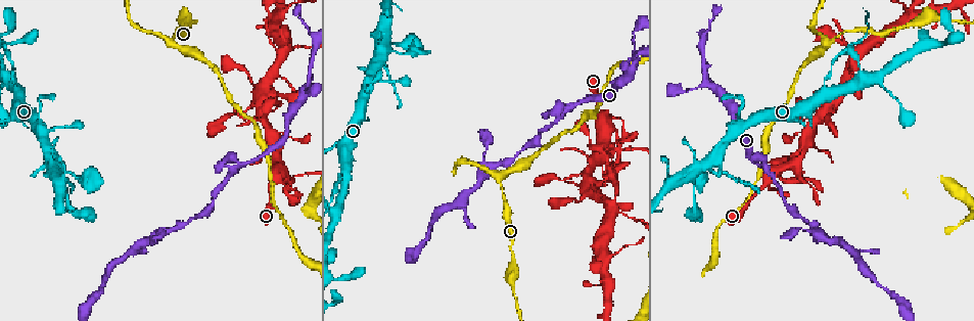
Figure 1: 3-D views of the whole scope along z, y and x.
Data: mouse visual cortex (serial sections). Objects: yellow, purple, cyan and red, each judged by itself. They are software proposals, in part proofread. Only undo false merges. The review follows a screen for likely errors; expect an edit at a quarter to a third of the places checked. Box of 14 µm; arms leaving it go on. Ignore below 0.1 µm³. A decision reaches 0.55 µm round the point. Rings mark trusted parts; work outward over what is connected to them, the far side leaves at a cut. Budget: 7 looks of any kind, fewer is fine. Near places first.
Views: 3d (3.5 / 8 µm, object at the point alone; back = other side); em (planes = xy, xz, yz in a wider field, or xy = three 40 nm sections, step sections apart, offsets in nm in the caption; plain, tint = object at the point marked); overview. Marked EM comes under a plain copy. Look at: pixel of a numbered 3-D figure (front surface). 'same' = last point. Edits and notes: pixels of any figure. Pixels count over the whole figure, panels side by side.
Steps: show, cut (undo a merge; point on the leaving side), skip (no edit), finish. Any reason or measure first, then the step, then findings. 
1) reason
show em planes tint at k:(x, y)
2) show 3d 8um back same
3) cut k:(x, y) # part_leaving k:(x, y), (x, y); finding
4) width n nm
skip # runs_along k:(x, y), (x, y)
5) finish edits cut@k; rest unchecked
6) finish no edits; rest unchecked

arms part here
show 3d 3.5um at 1:(241, 166)

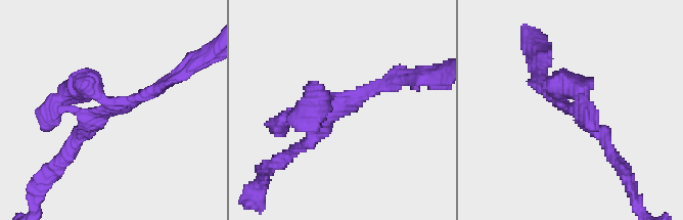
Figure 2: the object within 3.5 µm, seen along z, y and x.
arms 3; arm_widths 200, 200, 400 nm; shape alone is not enough
show em xy step 5 tint at 2:(117, 108)

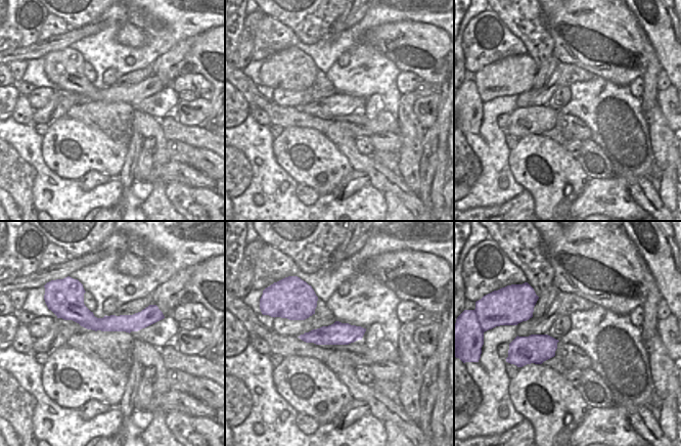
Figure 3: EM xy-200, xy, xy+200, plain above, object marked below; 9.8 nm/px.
skip # runs_along 3:(65, 315), (94, 323), (156, 317); continuous, no second cell

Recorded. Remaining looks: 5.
calibre changes
show 3d 8um at 1:(625, 214)

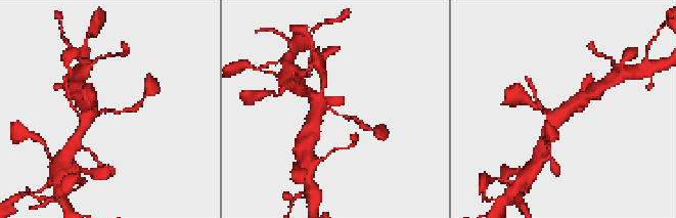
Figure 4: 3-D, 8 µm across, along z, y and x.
show 3d 3.5um back at 4:(107, 111)

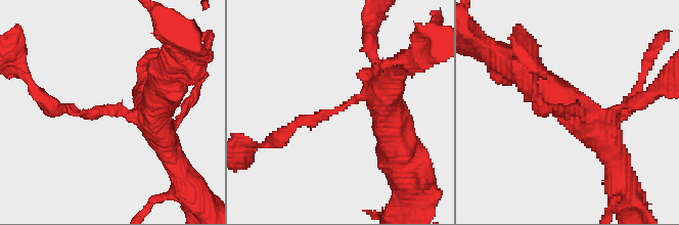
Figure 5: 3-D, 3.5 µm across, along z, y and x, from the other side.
skip # runs_along 5:(390, 79), (280, 137); one cell here

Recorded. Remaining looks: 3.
show 3d 3.5um at 1:(804, 179)

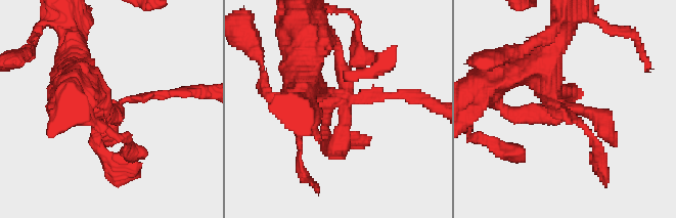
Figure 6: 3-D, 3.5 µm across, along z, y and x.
show em xy step 1 tint at 6:(346, 103)

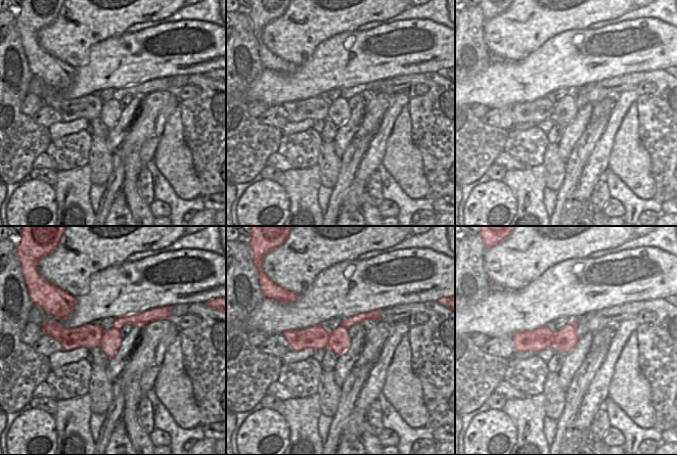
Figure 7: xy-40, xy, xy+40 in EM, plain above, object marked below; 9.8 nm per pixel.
show em planes tint same

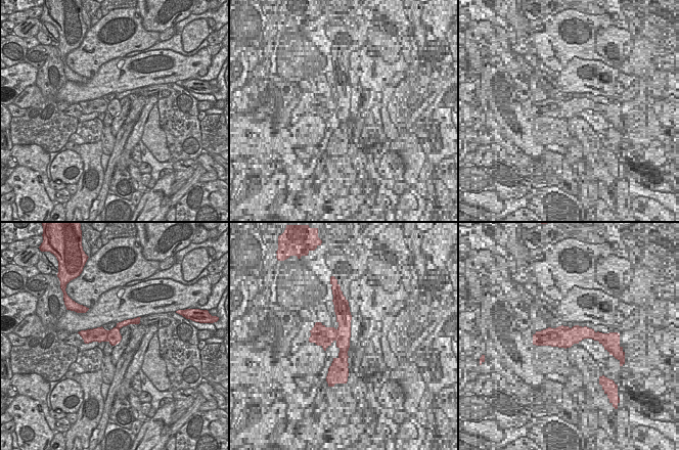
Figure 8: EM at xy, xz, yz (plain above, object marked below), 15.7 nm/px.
skip # runs_along 6:(305, 77), (343, 103), (408, 93); one cell here

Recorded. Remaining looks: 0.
finish no edits; rest unchecked

